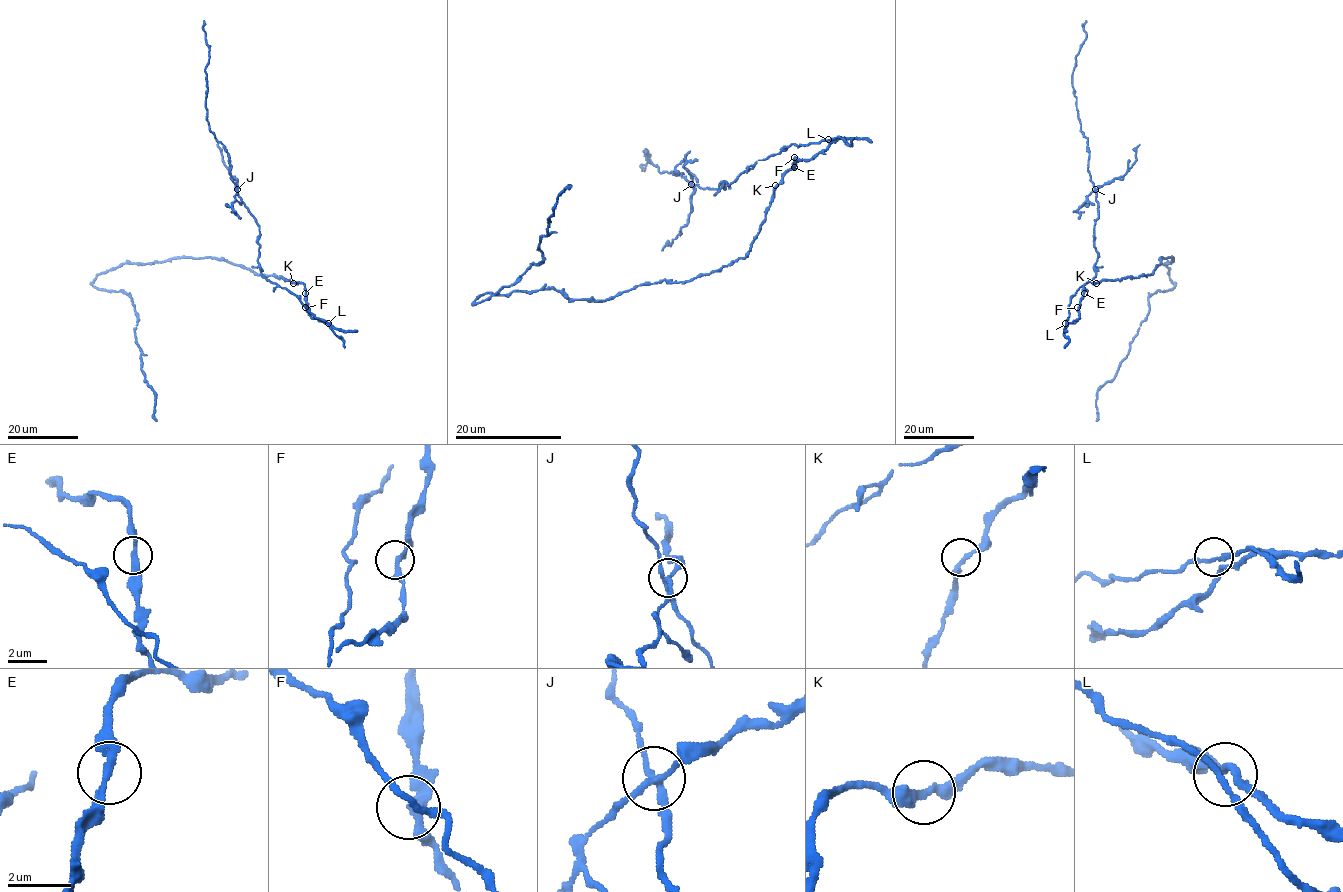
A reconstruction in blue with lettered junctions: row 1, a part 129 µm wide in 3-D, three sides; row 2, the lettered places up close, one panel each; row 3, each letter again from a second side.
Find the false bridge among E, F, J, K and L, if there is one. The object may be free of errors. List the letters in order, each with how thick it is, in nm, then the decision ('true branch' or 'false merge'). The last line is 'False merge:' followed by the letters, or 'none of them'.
E: calibre 240 nm; true branch
F: calibre 240 nm; true branch
J: calibre 190 nm; false merge
K: calibre 260 nm; true branch
L: calibre 160 nm; true branch
False merge: J

